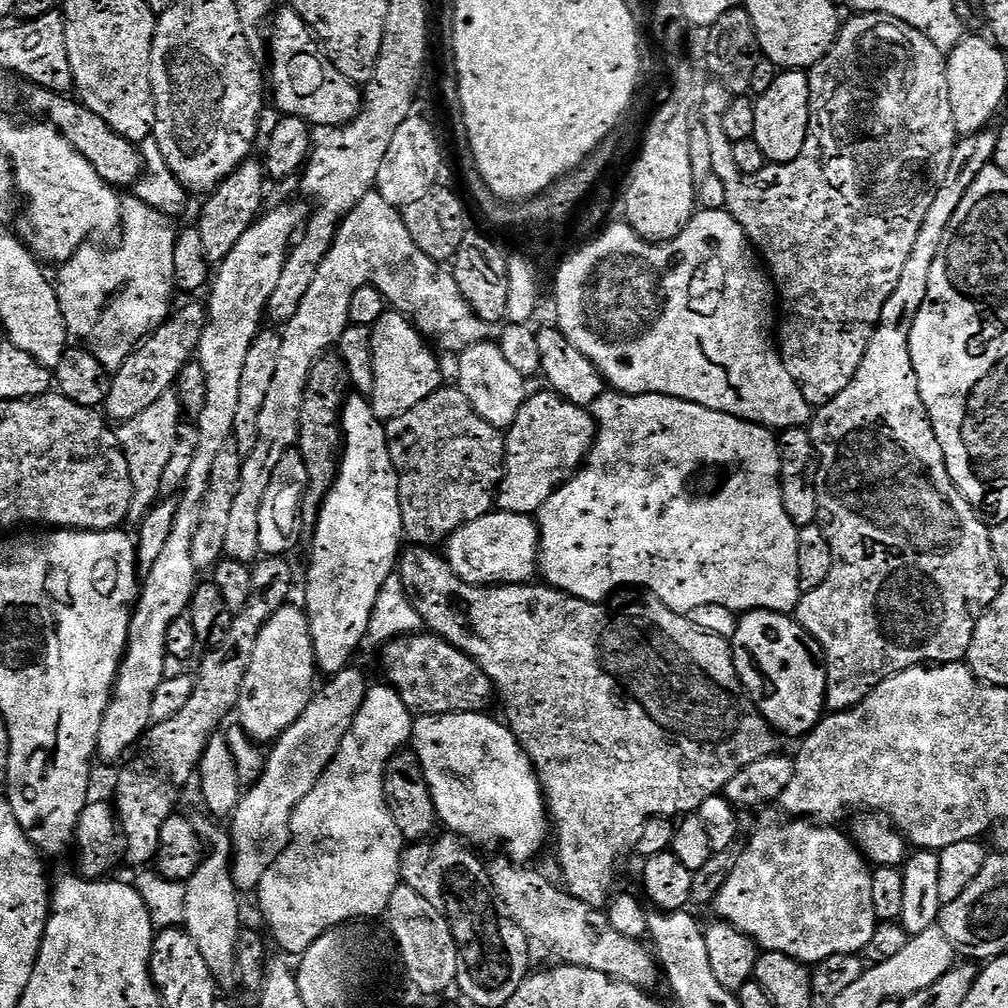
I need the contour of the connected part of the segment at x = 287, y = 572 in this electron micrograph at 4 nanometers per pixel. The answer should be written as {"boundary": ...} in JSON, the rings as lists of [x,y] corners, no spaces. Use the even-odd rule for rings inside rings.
{"boundary":[[[264,556],[251,565],[252,585],[250,598],[246,598],[246,606],[242,606],[233,615],[230,626],[218,642],[216,648],[205,651],[204,661],[200,664],[200,673],[195,673],[194,686],[186,702],[172,717],[155,721],[147,729],[146,741],[152,751],[153,768],[169,772],[172,776],[184,780],[197,771],[201,757],[209,740],[217,733],[216,727],[223,716],[233,715],[240,703],[242,678],[246,674],[246,666],[250,666],[250,656],[254,654],[254,642],[258,642],[258,634],[266,622],[279,608],[289,603],[292,592],[292,568],[284,556]]]}

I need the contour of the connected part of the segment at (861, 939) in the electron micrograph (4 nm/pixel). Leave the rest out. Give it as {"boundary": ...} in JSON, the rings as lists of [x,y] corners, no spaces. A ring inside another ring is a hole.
{"boundary":[[[792,818],[787,821],[789,824],[768,824],[765,828],[755,829],[751,833],[751,839],[745,846],[745,853],[734,866],[734,870],[729,874],[728,880],[720,888],[714,901],[716,916],[721,921],[728,921],[740,932],[744,932],[753,942],[755,942],[764,952],[781,952],[790,958],[799,960],[805,966],[815,966],[822,963],[826,958],[834,954],[857,954],[863,953],[867,949],[870,937],[878,923],[874,914],[874,897],[870,882],[872,881],[873,869],[863,852],[856,847],[855,843],[847,835],[844,836],[836,829],[836,826],[825,826],[820,822],[813,822],[808,818]]]}

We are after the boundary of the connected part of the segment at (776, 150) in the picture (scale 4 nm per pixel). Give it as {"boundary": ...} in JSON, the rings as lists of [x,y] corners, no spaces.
{"boundary":[[[804,70],[781,71],[777,75],[774,86],[770,86],[770,90],[766,90],[766,94],[762,94],[756,100],[756,113],[754,114],[752,138],[761,147],[768,164],[794,162],[794,158],[798,158],[798,154],[802,154],[802,146],[806,146],[809,114],[808,72]]]}

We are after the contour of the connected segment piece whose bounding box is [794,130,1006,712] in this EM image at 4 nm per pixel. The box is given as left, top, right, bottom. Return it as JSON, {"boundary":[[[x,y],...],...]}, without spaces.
{"boundary":[[[985,130],[983,132],[973,132],[971,136],[960,136],[954,146],[954,158],[950,158],[950,166],[946,170],[946,178],[936,189],[934,194],[934,202],[930,202],[930,210],[926,210],[926,218],[922,222],[922,226],[918,230],[918,238],[914,242],[914,250],[910,250],[910,258],[906,258],[906,266],[902,266],[902,278],[898,278],[898,286],[894,286],[894,294],[890,294],[888,301],[882,306],[882,314],[880,321],[876,323],[874,334],[870,338],[870,346],[866,350],[866,354],[862,358],[862,362],[858,366],[858,370],[854,374],[854,378],[850,382],[850,386],[846,386],[846,390],[842,390],[842,394],[838,394],[828,404],[819,405],[815,409],[814,415],[810,421],[810,431],[812,434],[812,441],[816,447],[816,459],[818,467],[816,470],[816,497],[818,498],[818,506],[820,507],[820,514],[818,517],[819,523],[822,525],[824,532],[828,535],[830,542],[830,554],[834,554],[834,562],[830,570],[830,578],[826,578],[826,582],[822,582],[822,586],[818,586],[814,590],[803,593],[801,595],[798,606],[796,607],[794,618],[804,627],[804,631],[812,637],[813,641],[818,645],[819,651],[822,653],[822,663],[827,671],[826,678],[826,694],[824,695],[824,703],[832,712],[845,712],[847,708],[854,708],[856,705],[864,701],[864,697],[883,682],[885,676],[891,676],[894,672],[901,672],[903,668],[914,668],[917,666],[935,666],[938,664],[955,664],[963,661],[968,654],[968,647],[972,641],[972,635],[978,623],[984,617],[984,611],[994,602],[994,598],[998,598],[1001,586],[1006,583],[1005,577],[1001,575],[998,562],[995,560],[995,550],[991,546],[991,538],[989,536],[989,525],[985,523],[979,512],[970,506],[970,502],[966,502],[966,498],[954,486],[954,482],[950,478],[950,474],[946,470],[946,458],[942,454],[942,446],[938,446],[938,438],[934,434],[934,426],[928,417],[926,406],[922,402],[922,394],[918,394],[918,378],[914,374],[914,362],[910,362],[910,350],[908,343],[910,342],[910,330],[914,326],[914,318],[918,314],[918,310],[922,306],[922,302],[926,298],[926,290],[930,286],[930,266],[934,266],[934,258],[938,254],[938,246],[942,242],[942,234],[946,230],[946,226],[950,226],[950,218],[954,218],[954,210],[958,210],[962,198],[966,198],[966,190],[970,190],[970,186],[974,186],[974,178],[978,178],[978,174],[982,174],[982,170],[989,167],[996,159],[996,147],[998,146],[998,138],[996,132],[992,130]]]}

